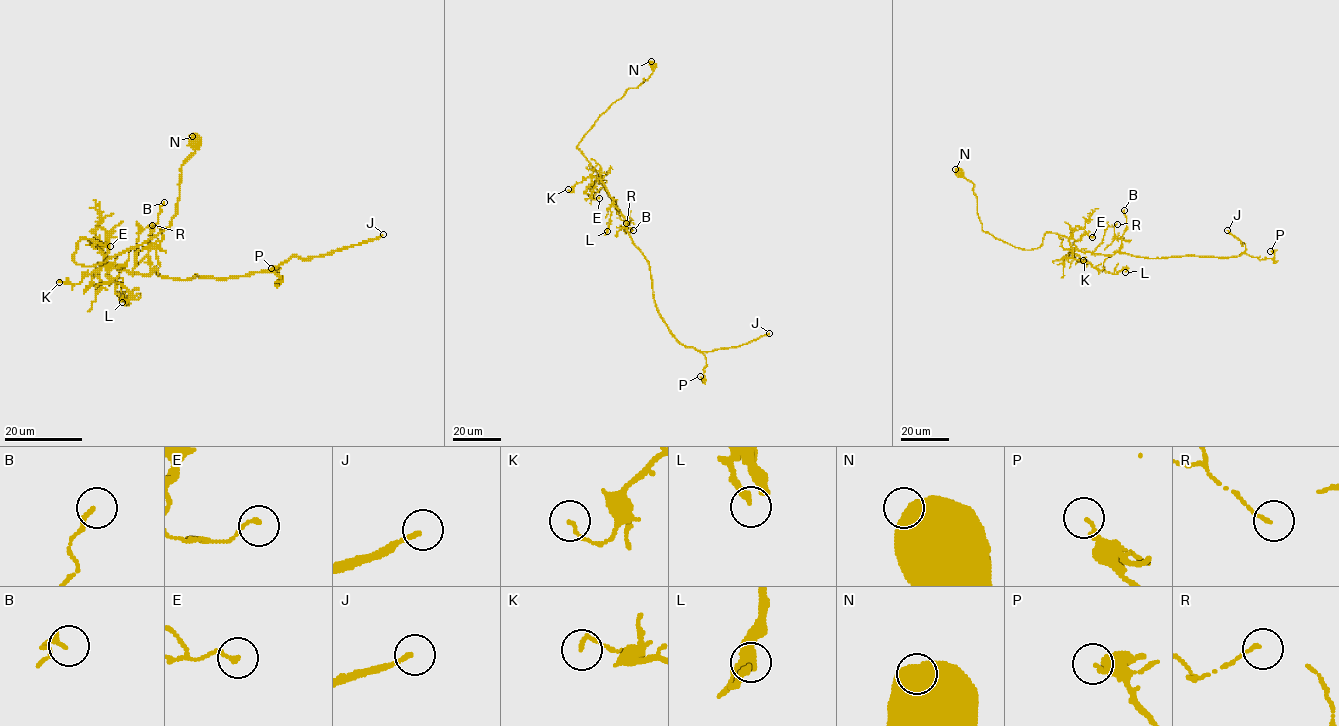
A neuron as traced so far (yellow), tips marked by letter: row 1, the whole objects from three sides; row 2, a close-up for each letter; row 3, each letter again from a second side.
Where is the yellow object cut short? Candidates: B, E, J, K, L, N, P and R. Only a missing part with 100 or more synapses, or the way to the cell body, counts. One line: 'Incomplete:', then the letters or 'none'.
Incomplete: J

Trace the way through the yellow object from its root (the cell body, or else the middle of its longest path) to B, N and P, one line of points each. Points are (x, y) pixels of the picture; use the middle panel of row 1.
B: (619, 208), (625, 219), (624, 230), (633, 230)
N: (619, 208), (576, 146), (628, 89), (648, 78), (653, 70), (651, 61)
P: (619, 208), (632, 243), (648, 263), (660, 317), (681, 344), (698, 350), (706, 358), (706, 380), (700, 376)

